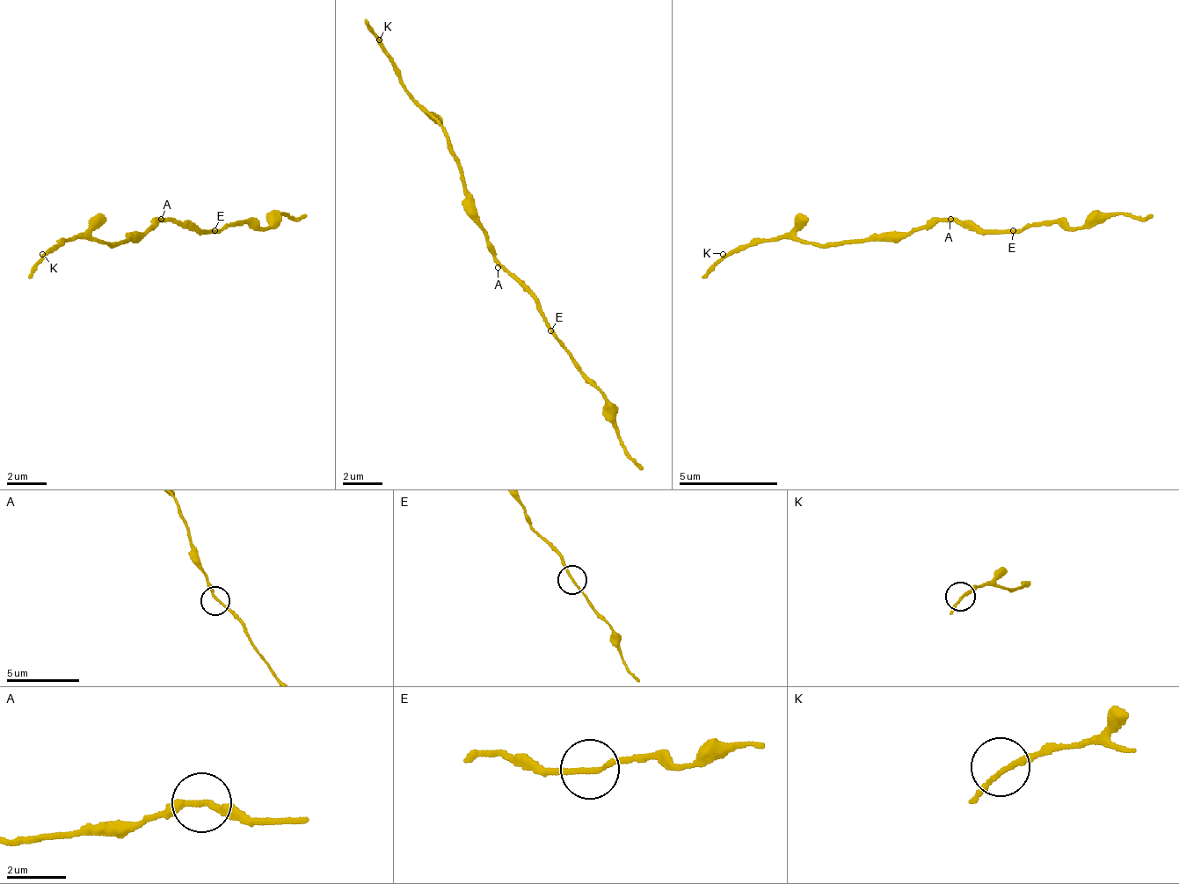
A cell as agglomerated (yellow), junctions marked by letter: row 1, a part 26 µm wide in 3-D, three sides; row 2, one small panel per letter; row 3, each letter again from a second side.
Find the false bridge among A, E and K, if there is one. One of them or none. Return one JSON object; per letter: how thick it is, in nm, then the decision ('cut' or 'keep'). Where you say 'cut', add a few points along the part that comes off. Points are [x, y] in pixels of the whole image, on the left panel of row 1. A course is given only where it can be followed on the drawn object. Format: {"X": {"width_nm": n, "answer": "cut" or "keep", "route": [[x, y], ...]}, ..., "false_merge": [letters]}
{"A": {"width_nm": 170, "answer": "keep"}, "E": {"width_nm": 140, "answer": "cut", "route": [[215, 229], [265, 229], [280, 214], [305, 214]]}, "K": {"width_nm": 150, "answer": "keep"}, "false_merge": ["E"]}

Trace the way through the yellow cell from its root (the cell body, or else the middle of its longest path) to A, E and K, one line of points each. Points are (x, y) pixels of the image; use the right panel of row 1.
A: (930, 224), (935, 224), (940, 219), (950, 219)
E: (930, 224), (935, 224), (940, 219), (960, 219), (965, 224), (979, 224), (985, 229), (1015, 229)
K: (930, 224), (911, 234), (871, 234), (866, 239), (841, 239), (836, 244), (753, 239), (732, 254), (723, 254)

